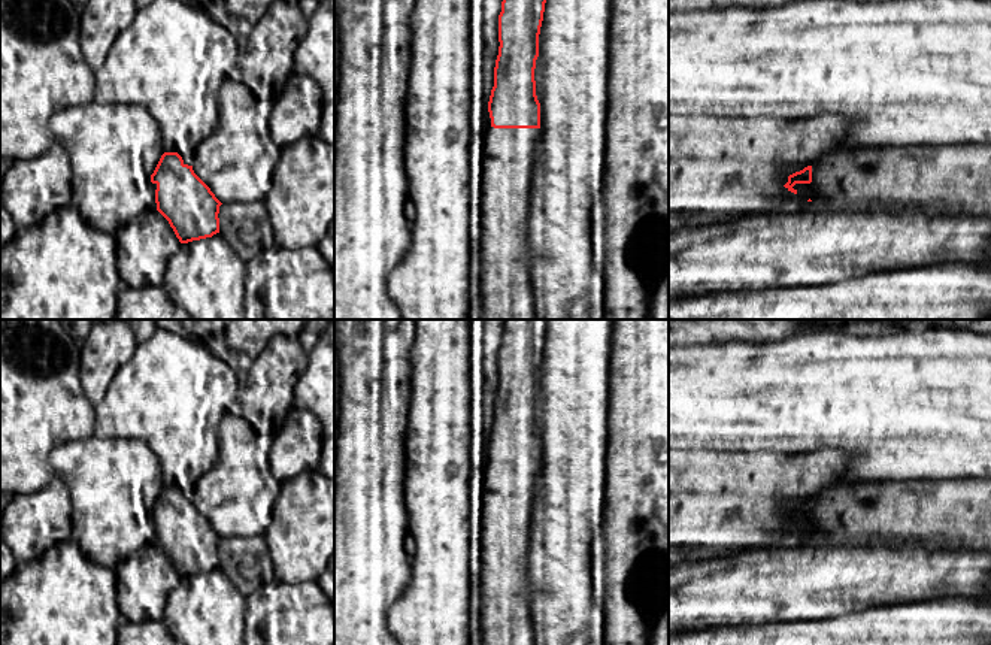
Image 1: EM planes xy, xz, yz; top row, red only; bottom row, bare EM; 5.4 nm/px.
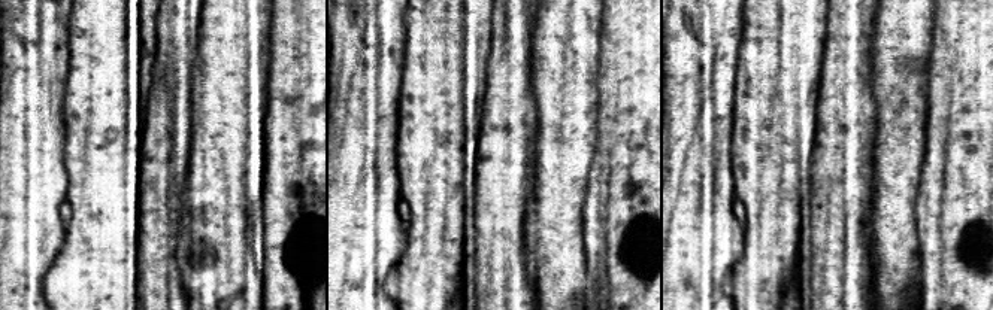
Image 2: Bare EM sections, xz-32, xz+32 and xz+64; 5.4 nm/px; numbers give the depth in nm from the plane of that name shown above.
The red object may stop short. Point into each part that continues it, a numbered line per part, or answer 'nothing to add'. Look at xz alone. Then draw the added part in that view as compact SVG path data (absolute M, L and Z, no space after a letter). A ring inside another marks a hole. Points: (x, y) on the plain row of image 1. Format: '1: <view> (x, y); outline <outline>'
1: xz (509, 488); outline M487 448L479 555L482 645L536 645L527 605L527 555L539 469L540 463L494 463Z

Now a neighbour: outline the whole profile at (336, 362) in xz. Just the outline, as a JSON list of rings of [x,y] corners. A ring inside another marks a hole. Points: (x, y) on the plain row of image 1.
[[[334,346],[334,472],[336,472],[337,418],[339,418],[339,360]]]

